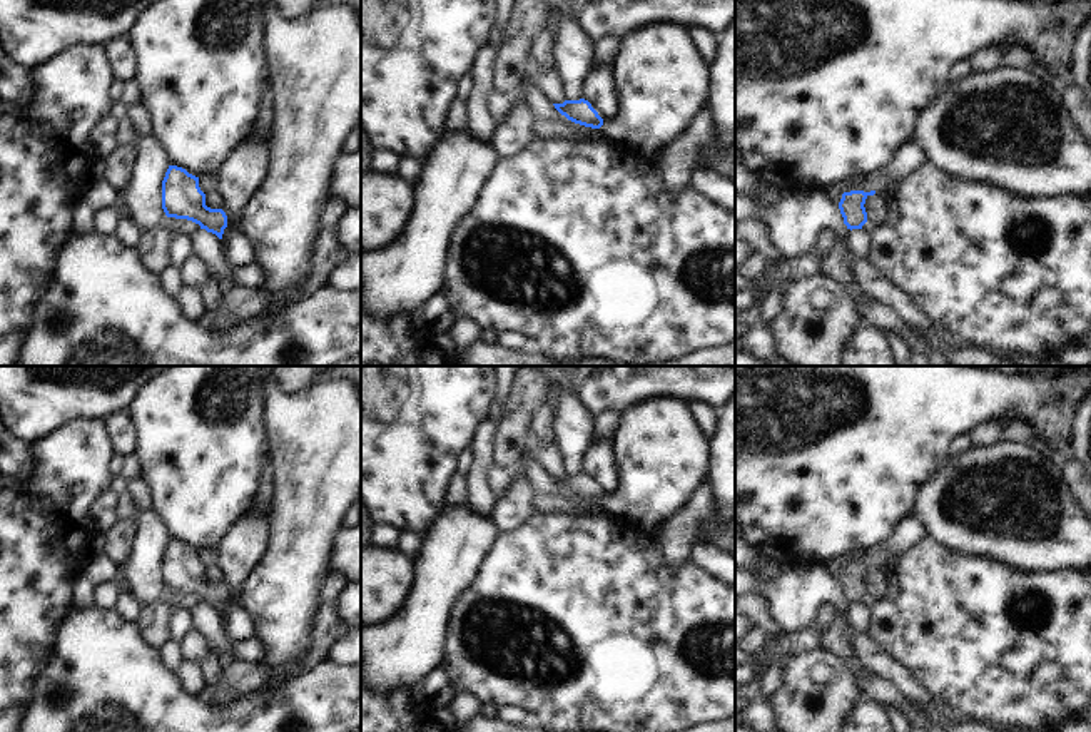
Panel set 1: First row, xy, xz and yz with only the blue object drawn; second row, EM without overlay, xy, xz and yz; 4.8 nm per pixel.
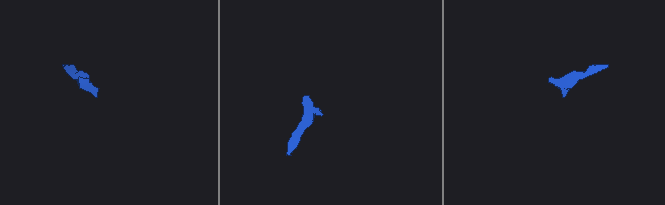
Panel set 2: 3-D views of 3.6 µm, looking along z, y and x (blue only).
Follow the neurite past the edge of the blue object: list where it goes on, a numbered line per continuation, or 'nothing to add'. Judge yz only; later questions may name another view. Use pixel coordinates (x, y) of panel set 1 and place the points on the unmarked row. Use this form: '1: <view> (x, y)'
nothing to add

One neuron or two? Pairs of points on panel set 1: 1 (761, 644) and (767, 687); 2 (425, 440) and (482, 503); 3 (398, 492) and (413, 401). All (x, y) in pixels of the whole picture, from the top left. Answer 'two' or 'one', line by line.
1: one
2: two
3: one

